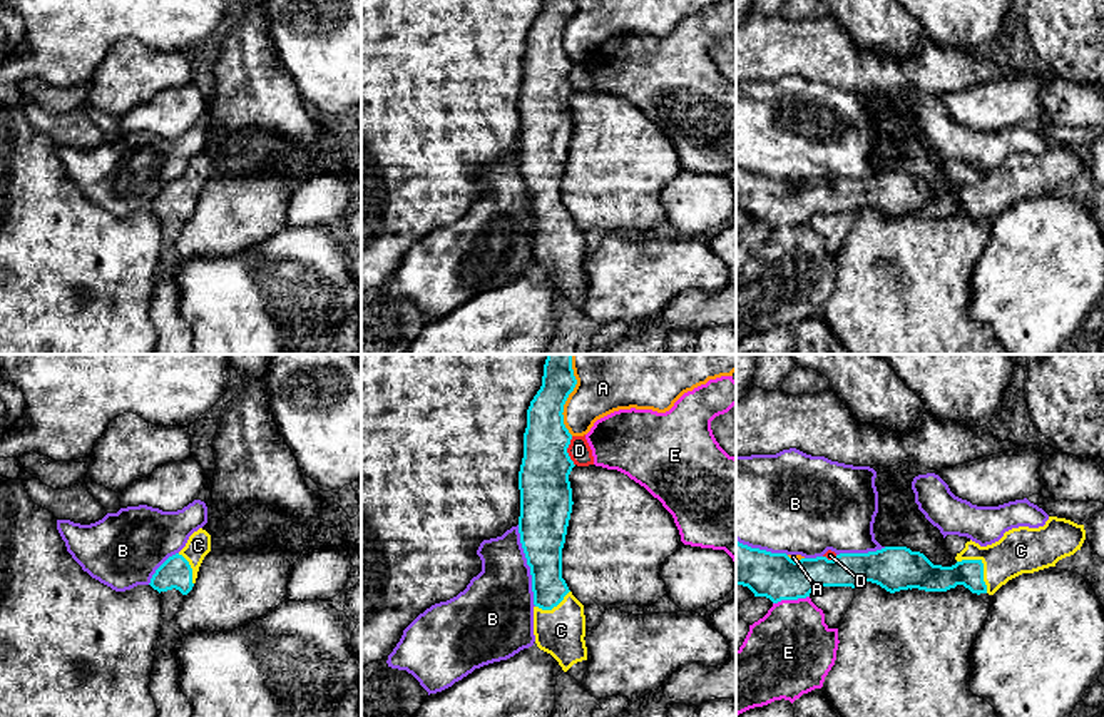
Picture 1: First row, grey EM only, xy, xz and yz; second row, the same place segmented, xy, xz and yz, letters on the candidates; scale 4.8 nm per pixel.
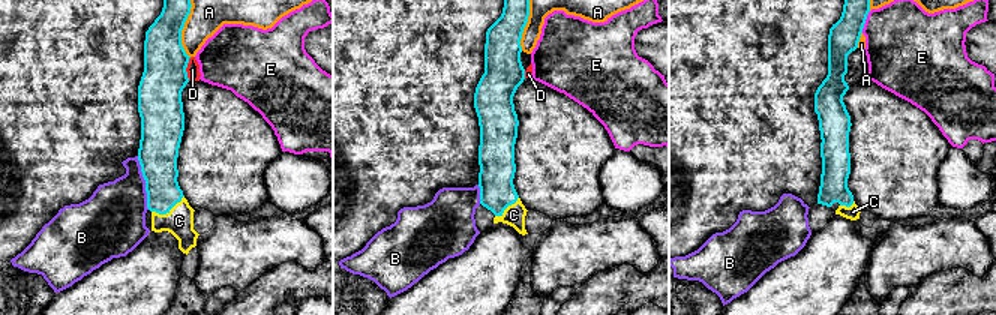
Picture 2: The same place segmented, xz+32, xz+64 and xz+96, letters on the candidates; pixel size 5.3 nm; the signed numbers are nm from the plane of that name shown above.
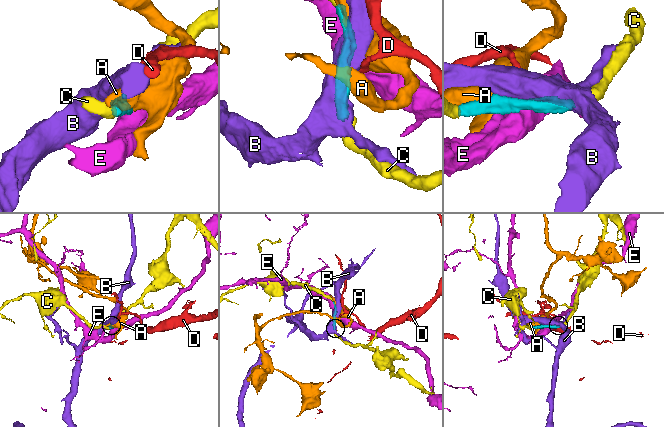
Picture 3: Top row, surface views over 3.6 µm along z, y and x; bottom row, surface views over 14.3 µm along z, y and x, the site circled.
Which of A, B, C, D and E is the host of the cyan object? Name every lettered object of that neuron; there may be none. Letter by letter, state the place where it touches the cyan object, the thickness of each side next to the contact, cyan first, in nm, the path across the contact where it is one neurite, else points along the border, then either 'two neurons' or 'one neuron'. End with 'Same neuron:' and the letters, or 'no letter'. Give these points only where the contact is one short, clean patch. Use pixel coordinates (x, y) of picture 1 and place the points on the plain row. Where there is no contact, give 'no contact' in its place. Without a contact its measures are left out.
A: contact xz (564, 29); calibres 220 and 220 nm; two neurons
B: contact xz (527, 189); calibres 240 and 360 nm; two neurons
C: contact yz (982, 191); calibres 130 and 220 nm; one neuron
D: contact xz (566, 77); calibres 260 and 110 nm; border xz (571, 62), (567, 81), (574, 91); two neurons
E: contact yz (790, 224); calibres 220 and 420 nm; border yz (808, 221), (783, 224), (773, 229); two neurons
Same neuron: C

